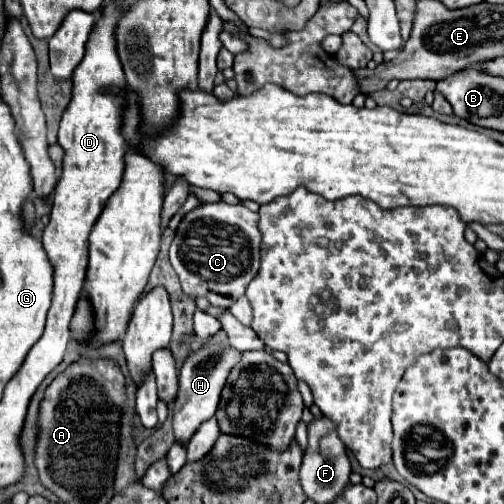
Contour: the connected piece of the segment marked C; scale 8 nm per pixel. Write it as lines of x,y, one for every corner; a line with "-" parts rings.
223,201
199,205
183,217
171,243
171,265
179,275
181,287
187,295
205,295
211,305
227,309
237,301
251,279
259,271
261,259
261,231
257,227
259,215
243,205
227,205

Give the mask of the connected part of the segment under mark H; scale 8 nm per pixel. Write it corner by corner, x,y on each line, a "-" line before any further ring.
217,333
215,337
207,339
207,343
201,349
193,351
185,359
181,375
179,375
179,393
177,393
177,401
173,409
173,431
175,431
177,443
185,445
193,437
193,433
199,429
199,425
213,417
217,409
217,401
221,397
221,389
227,381
229,369
233,369
233,365
239,359
241,359
241,353
229,347
225,333

